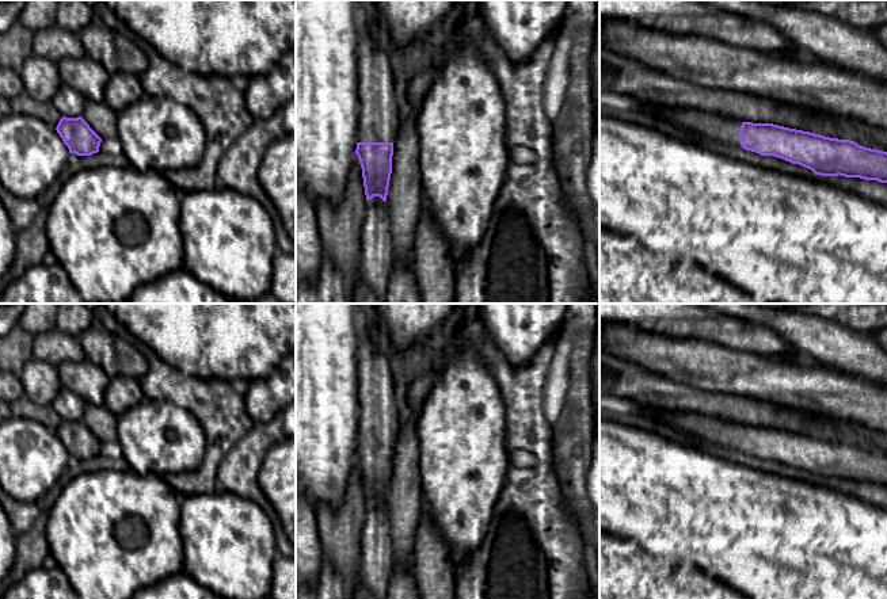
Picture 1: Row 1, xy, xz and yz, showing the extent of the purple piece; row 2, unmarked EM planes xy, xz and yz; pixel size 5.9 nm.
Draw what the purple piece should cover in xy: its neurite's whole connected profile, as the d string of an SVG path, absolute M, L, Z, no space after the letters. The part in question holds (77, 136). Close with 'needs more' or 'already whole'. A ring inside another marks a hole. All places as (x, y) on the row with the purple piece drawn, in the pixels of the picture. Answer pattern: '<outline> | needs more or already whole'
M62 117L56 127L69 153L91 156L99 152L102 138L81 118Z | already whole

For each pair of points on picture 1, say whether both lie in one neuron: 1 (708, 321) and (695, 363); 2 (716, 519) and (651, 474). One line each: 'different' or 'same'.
1: different
2: same

